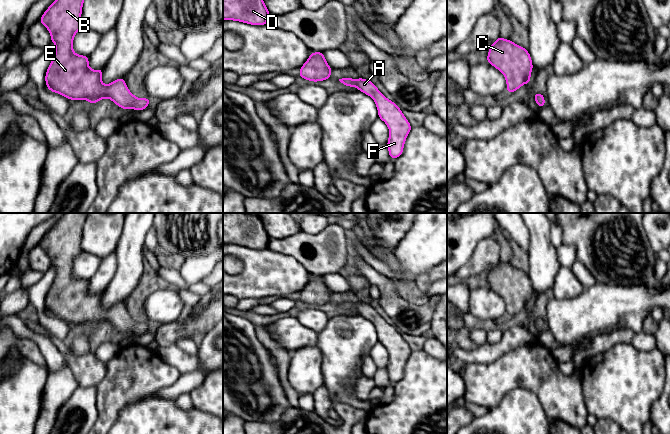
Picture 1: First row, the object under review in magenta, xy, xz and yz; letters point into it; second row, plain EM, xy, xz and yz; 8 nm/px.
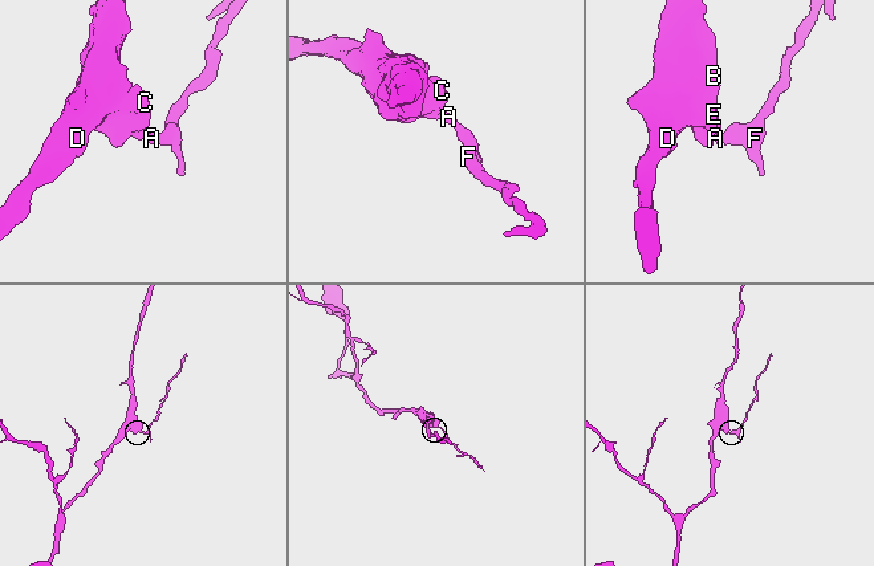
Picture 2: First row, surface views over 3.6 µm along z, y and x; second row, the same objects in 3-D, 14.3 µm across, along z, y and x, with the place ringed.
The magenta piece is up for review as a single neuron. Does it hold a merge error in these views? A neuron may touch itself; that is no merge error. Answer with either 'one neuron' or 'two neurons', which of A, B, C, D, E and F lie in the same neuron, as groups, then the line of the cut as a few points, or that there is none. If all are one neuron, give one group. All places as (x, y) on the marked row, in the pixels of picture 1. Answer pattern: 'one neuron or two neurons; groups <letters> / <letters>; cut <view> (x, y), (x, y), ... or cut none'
one neuron; groups A B C D E F; cut none

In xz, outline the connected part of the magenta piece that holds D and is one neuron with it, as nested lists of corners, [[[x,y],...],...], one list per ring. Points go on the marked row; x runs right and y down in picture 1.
[[[223,0],[223,20],[262,26],[270,15],[263,0]]]

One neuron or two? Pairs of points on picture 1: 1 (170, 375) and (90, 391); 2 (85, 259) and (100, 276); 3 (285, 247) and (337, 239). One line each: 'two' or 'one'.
1: two
2: two
3: one

